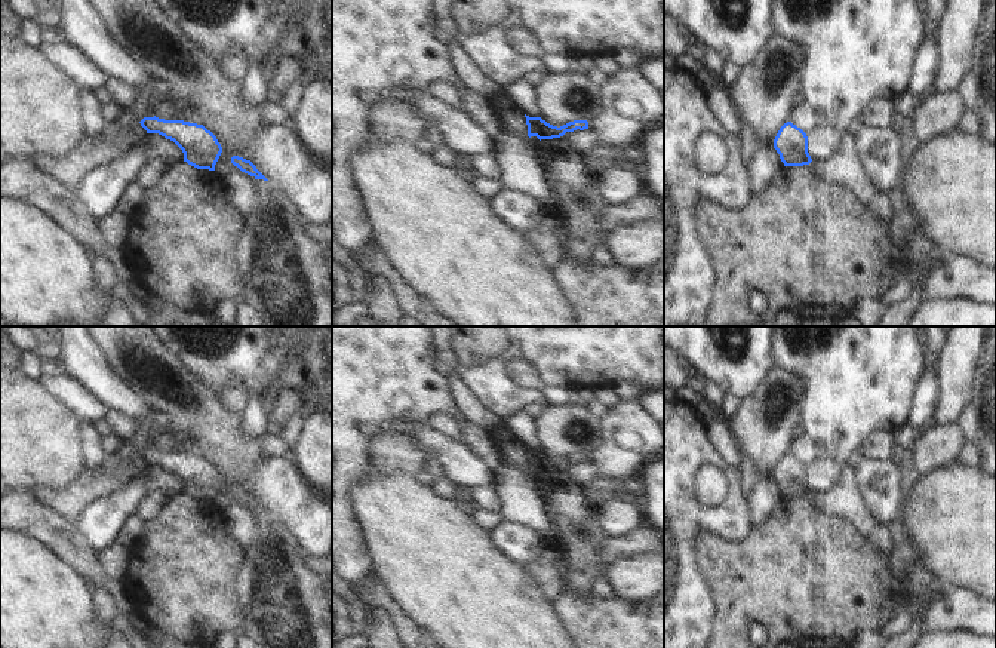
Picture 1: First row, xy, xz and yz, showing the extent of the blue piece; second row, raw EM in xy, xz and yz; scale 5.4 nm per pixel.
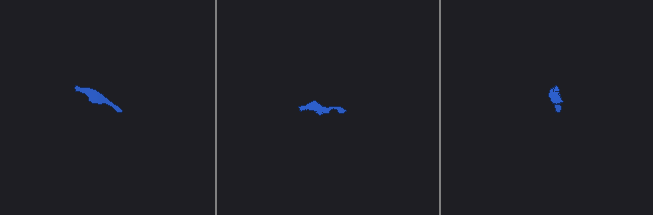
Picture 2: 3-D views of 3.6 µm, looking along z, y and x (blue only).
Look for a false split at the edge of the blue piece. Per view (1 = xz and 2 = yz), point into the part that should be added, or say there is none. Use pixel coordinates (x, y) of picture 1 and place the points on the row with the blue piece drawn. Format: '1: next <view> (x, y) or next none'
1: next none
2: next none

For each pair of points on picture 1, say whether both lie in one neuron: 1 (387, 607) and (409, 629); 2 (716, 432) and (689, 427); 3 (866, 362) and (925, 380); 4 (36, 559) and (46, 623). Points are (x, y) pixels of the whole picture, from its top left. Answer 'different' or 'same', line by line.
1: same
2: different
3: different
4: same

